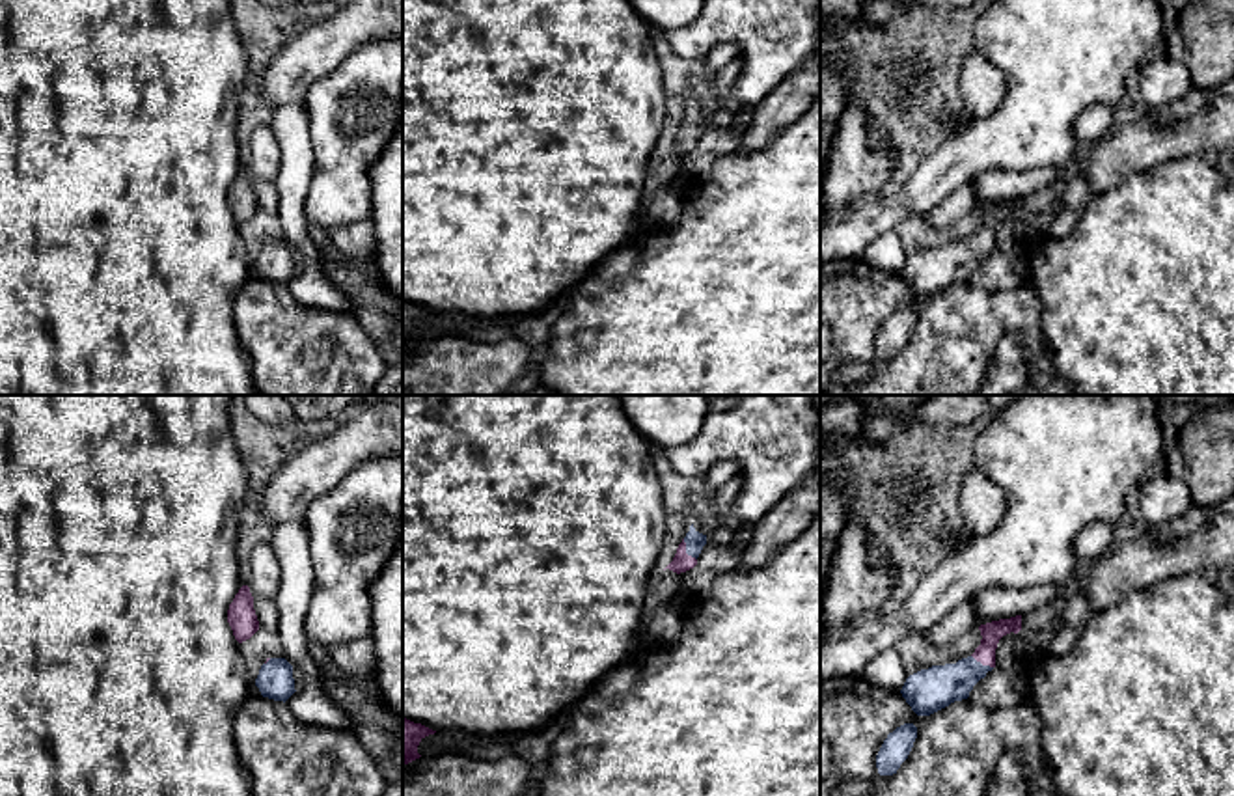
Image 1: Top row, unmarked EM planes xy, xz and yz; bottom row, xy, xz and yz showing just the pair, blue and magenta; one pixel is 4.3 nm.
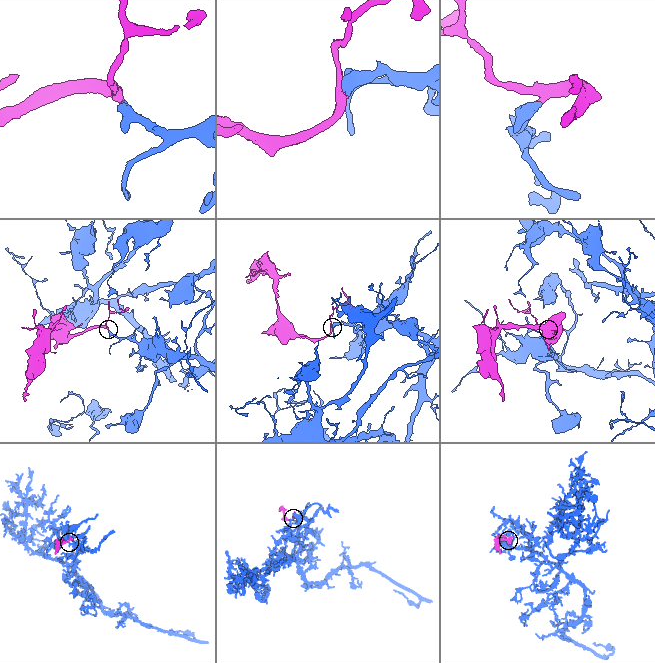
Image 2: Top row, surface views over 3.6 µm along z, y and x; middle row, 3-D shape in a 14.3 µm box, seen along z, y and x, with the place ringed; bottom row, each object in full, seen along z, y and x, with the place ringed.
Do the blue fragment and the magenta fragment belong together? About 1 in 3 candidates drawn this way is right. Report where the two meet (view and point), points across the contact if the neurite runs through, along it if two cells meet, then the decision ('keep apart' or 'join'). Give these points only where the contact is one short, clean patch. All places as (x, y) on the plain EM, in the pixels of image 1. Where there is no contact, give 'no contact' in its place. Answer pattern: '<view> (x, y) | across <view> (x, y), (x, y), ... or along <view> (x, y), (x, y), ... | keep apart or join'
xz (686, 133) | across xz (694, 123), (686, 133), (681, 144) | join

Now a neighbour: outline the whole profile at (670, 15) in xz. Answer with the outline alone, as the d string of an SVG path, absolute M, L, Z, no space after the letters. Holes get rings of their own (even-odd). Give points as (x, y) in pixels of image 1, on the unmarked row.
M630 0L643 21L662 32L679 32L692 26L705 0Z

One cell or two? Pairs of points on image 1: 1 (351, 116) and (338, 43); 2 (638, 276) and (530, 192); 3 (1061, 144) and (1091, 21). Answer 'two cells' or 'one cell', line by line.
1: two cells
2: two cells
3: one cell

